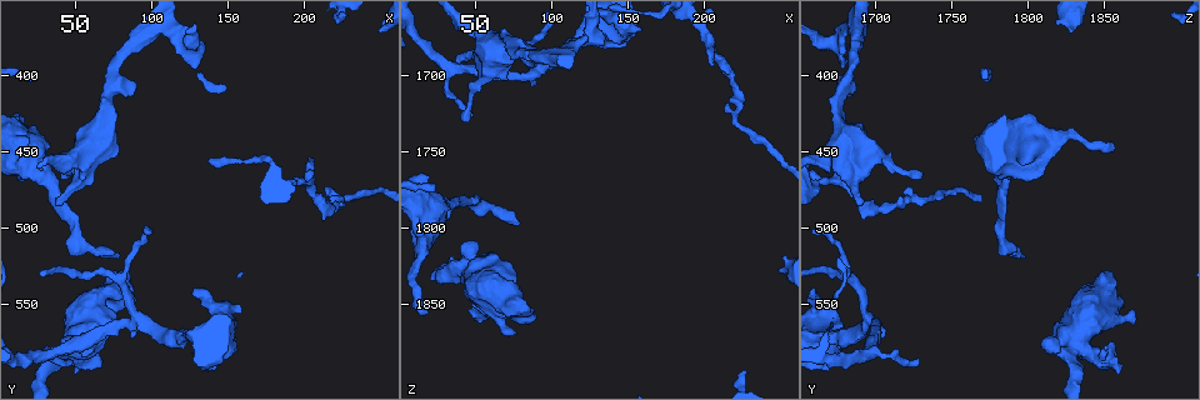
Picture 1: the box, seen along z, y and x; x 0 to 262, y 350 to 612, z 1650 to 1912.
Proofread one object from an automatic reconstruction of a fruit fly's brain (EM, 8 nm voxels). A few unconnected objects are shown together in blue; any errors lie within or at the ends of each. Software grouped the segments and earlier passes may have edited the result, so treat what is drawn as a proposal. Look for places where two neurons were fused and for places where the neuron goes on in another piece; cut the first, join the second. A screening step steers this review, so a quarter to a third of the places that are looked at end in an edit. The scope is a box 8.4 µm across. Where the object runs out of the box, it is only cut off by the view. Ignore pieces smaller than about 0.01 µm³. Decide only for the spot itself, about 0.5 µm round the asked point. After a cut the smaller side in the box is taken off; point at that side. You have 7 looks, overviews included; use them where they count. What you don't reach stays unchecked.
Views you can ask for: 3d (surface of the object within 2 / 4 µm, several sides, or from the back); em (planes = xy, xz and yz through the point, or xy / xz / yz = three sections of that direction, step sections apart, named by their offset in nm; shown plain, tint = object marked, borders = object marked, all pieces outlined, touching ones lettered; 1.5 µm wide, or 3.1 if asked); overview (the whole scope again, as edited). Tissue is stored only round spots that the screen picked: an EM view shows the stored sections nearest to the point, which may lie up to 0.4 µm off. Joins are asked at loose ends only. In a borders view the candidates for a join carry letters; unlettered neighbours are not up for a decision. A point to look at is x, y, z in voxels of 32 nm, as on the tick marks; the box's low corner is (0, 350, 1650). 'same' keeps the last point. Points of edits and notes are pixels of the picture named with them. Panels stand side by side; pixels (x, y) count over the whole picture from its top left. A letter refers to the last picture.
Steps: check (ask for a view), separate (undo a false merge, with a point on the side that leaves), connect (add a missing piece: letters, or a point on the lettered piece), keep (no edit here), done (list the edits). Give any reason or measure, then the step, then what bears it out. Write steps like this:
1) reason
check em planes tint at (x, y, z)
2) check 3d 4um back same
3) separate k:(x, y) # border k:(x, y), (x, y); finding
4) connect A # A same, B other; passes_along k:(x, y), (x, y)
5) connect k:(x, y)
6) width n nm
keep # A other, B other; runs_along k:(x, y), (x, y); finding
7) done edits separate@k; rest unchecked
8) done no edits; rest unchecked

free end
check em planes borders at (18, 450, 1854)

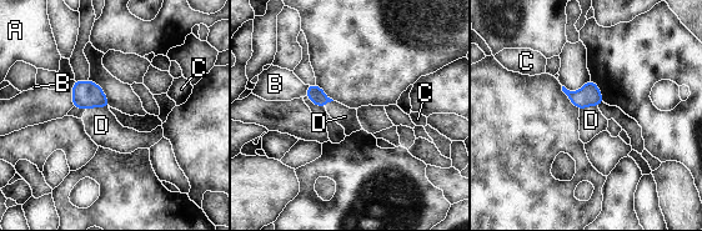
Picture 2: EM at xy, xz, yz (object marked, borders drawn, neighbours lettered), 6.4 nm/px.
keep # A other, B other, C other, D other; none of them fits

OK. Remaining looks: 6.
free end
check em planes borders at (48, 594, 1860)

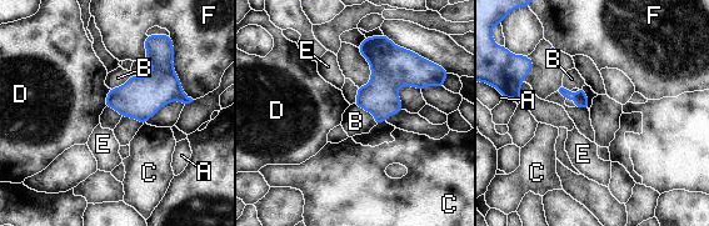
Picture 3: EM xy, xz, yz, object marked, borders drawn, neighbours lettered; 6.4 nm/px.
keep # A other, B other, C other, D other, E other, F other; border 3:(353, 104), (369, 111), (377, 124); none of them fits

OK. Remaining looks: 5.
thin end
check em planes plain at (44, 586, 1730)

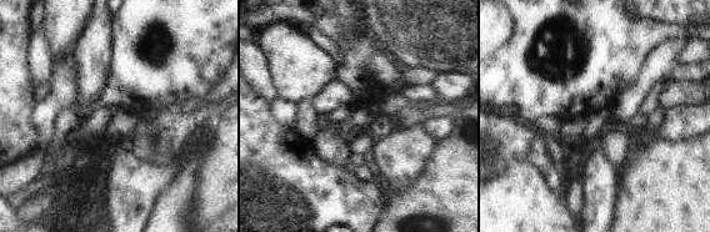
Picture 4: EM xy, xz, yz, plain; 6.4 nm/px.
check em planes borders same

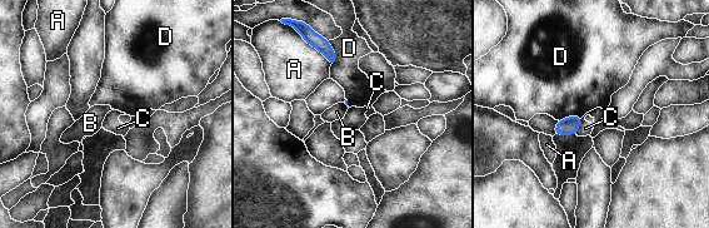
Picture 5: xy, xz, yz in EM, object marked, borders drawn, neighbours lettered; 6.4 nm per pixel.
keep # A other, B other, C other, D other; no lettered piece goes on from it

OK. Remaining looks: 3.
done no edits; rest unchecked

